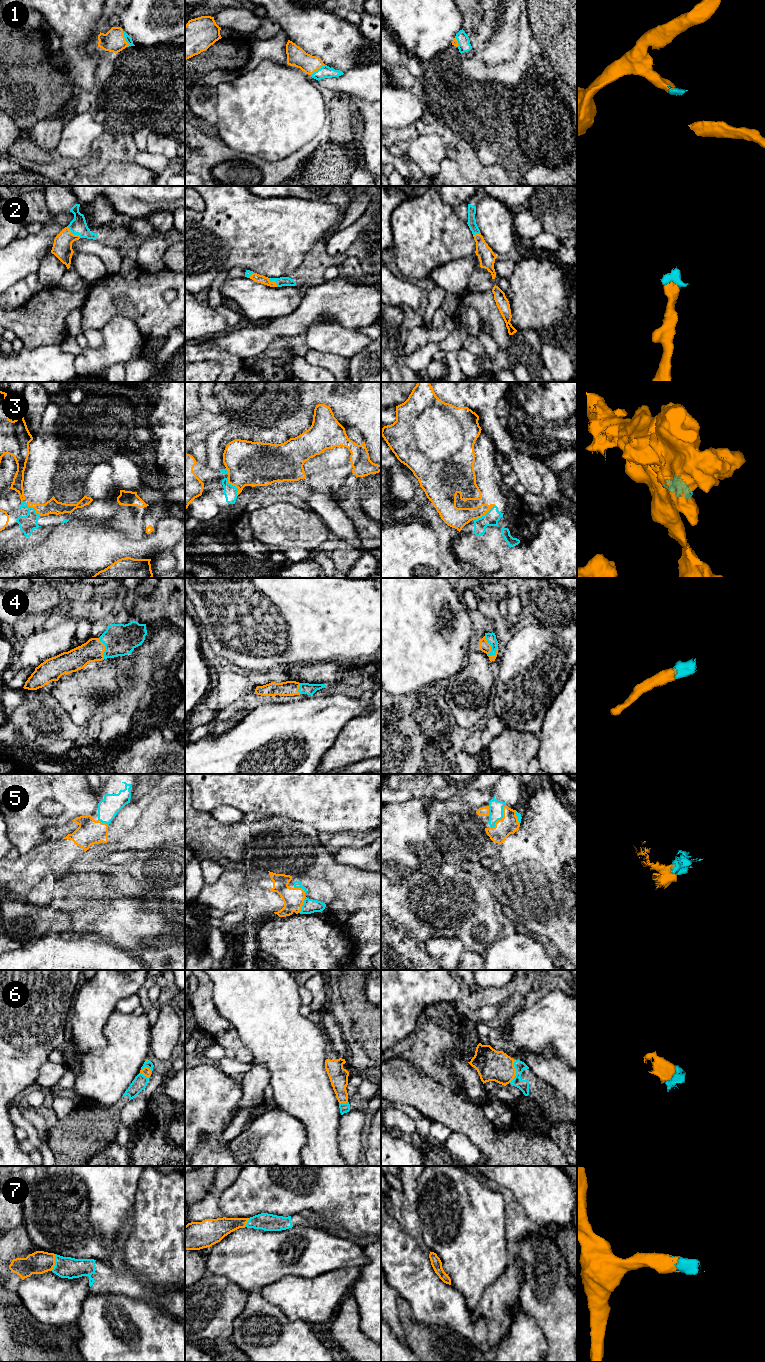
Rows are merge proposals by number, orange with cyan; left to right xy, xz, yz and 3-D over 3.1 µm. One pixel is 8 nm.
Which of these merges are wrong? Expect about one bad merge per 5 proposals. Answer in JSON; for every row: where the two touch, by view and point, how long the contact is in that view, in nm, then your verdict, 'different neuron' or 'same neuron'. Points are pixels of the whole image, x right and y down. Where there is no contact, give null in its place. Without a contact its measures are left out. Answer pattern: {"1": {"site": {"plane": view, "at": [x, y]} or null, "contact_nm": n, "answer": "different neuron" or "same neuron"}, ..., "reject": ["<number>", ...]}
{"1": {"site": {"plane": "xy", "at": [124, 39]}, "contact_nm": 140, "answer": "same neuron"}, "2": {"site": {"plane": "xy", "at": [73, 234]}, "contact_nm": 140, "answer": "same neuron"}, "3": {"site": {"plane": "xz", "at": [234, 485]}, "contact_nm": 170, "answer": "different neuron"}, "4": {"site": {"plane": "yz", "at": [490, 648]}, "contact_nm": 180, "answer": "same neuron"}, "5": {"site": {"plane": "yz", "at": [503, 817]}, "contact_nm": 220, "answer": "same neuron"}, "6": {"site": {"plane": "yz", "at": [515, 1071]}, "contact_nm": 190, "answer": "same neuron"}, "7": {"site": {"plane": "xy", "at": [54, 1262]}, "contact_nm": 140, "answer": "same neuron"}, "reject": ["3"]}

